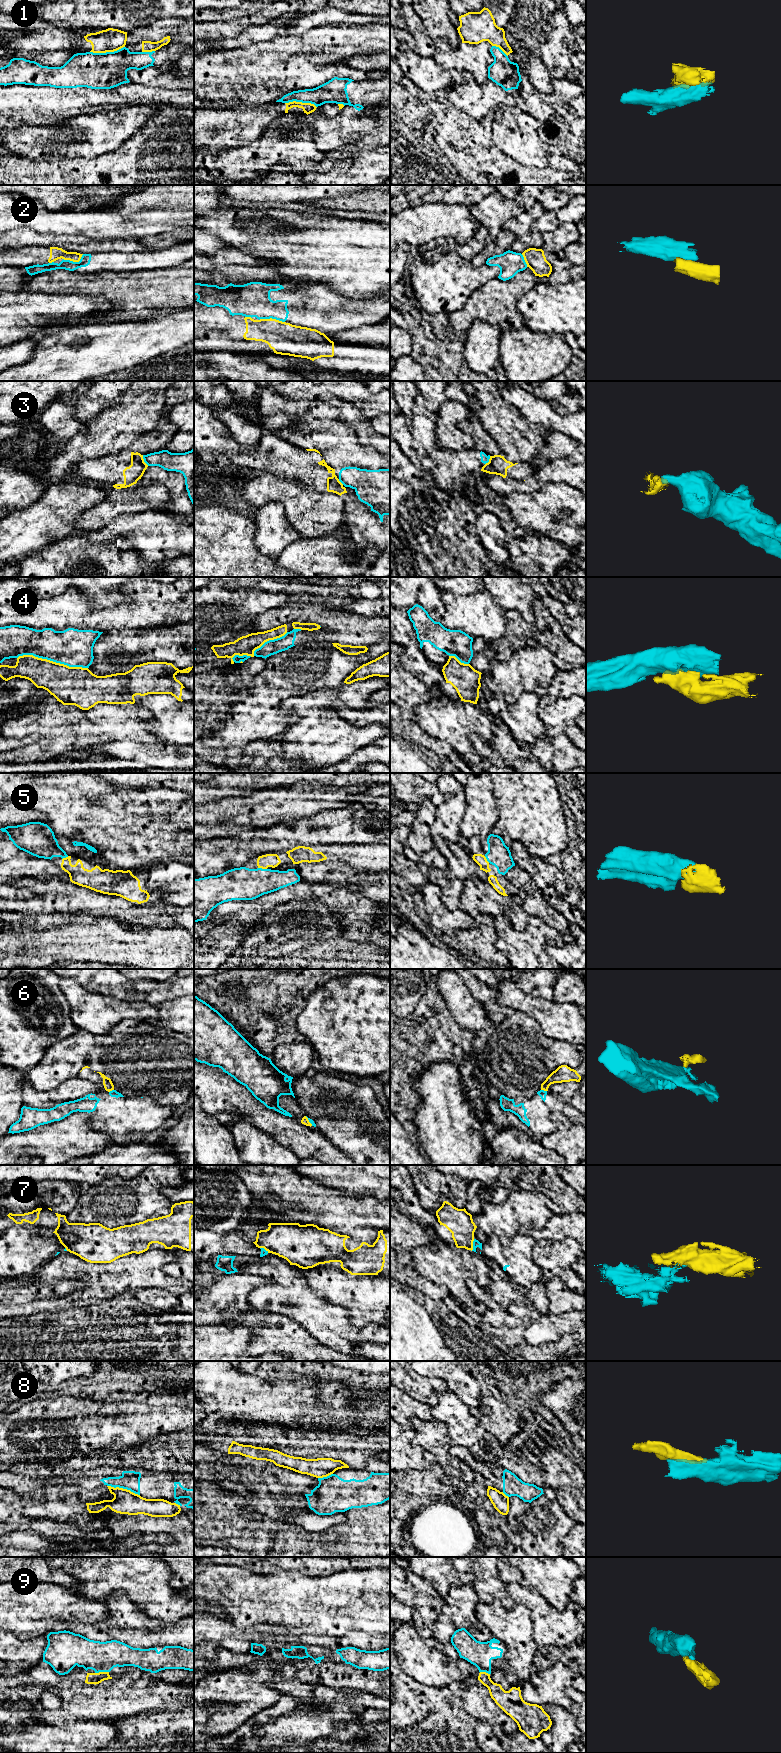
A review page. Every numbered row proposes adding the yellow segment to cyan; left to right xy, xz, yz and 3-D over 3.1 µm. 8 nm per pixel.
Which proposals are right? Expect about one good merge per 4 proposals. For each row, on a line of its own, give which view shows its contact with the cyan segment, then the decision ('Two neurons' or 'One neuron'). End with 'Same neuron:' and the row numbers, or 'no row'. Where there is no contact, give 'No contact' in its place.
1: Touches cyan in xy. Two neurons
2: Touches cyan in xz. Two neurons
3: Touches cyan in xy. Two neurons
4: Touches cyan in xy. Two neurons
5: Touches cyan in xz. One neuron
6: Touches cyan in yz. Two neurons
7: Touches cyan in yz. Two neurons
8: Touches cyan in xy. Two neurons
9: Touches cyan in xy. Two neurons
Same neuron: 5

